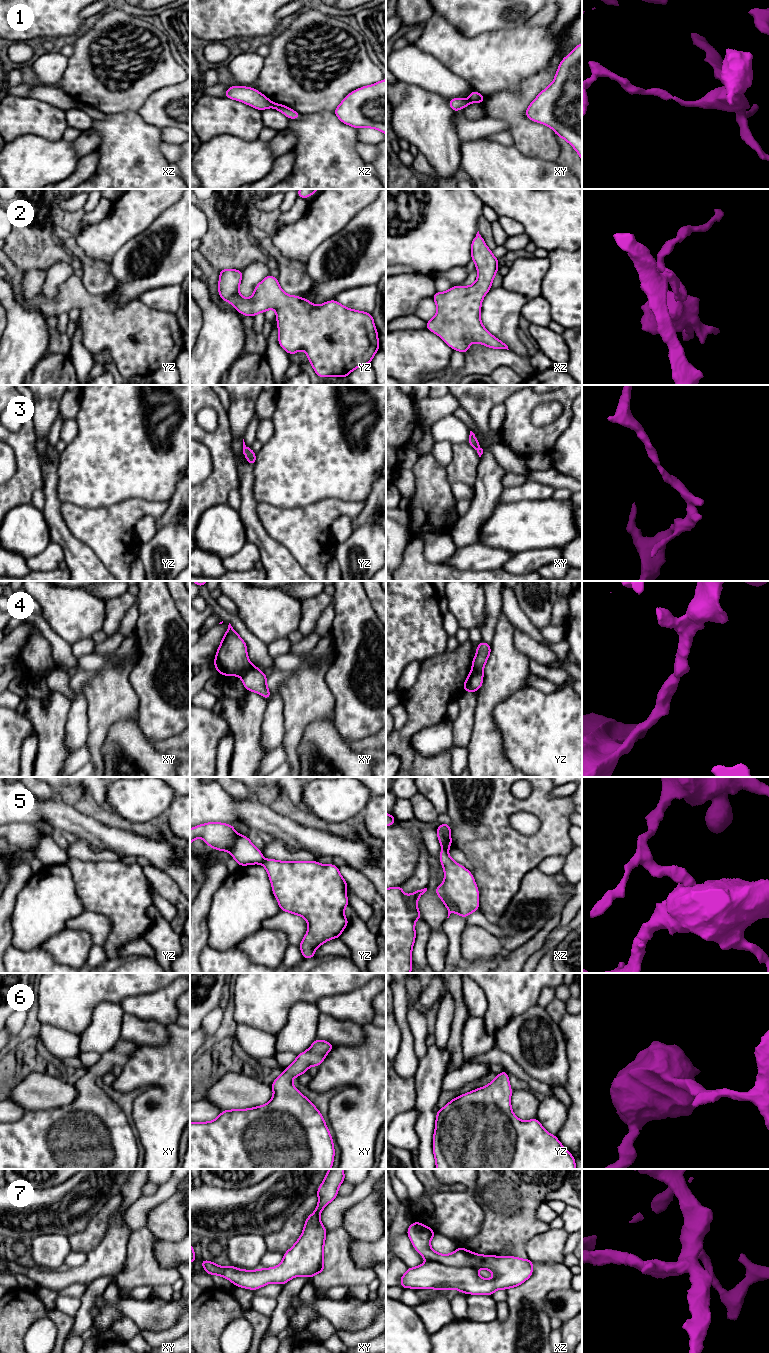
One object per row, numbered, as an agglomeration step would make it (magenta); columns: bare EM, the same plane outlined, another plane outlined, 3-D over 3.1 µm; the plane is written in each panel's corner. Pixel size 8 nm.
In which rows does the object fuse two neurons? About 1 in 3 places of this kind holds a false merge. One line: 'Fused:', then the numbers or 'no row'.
Fused: 1, 4, 5

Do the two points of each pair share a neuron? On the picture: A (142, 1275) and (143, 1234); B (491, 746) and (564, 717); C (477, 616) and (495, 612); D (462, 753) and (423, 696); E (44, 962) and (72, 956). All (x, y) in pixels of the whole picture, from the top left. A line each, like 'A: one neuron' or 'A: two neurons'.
A: one neuron
B: two neurons
C: two neurons
D: two neurons
E: two neurons

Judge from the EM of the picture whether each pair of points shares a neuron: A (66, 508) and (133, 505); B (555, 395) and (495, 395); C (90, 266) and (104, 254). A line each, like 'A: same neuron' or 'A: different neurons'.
A: same neuron
B: different neurons
C: different neurons

